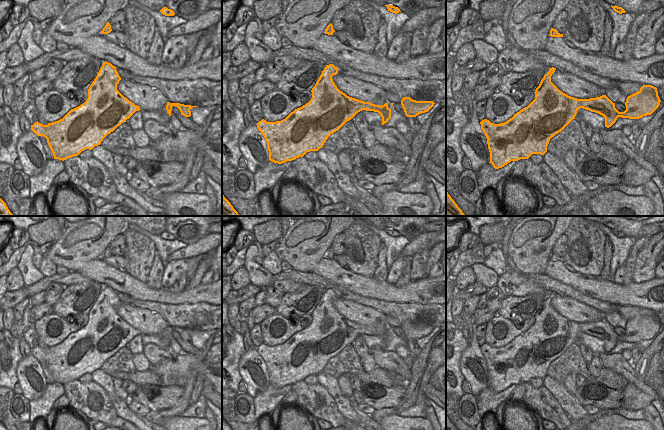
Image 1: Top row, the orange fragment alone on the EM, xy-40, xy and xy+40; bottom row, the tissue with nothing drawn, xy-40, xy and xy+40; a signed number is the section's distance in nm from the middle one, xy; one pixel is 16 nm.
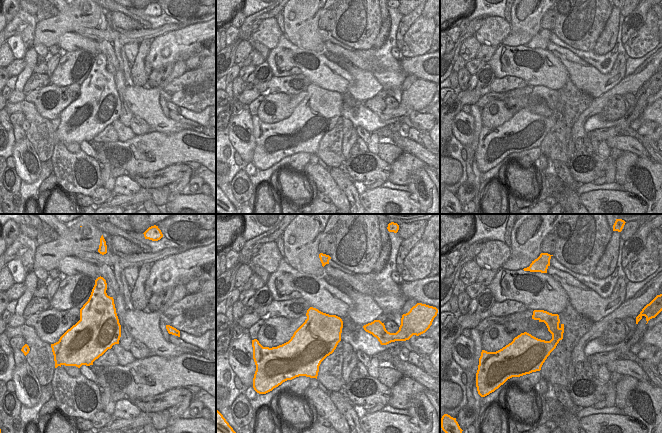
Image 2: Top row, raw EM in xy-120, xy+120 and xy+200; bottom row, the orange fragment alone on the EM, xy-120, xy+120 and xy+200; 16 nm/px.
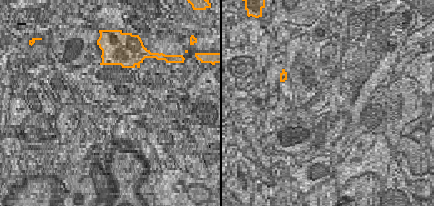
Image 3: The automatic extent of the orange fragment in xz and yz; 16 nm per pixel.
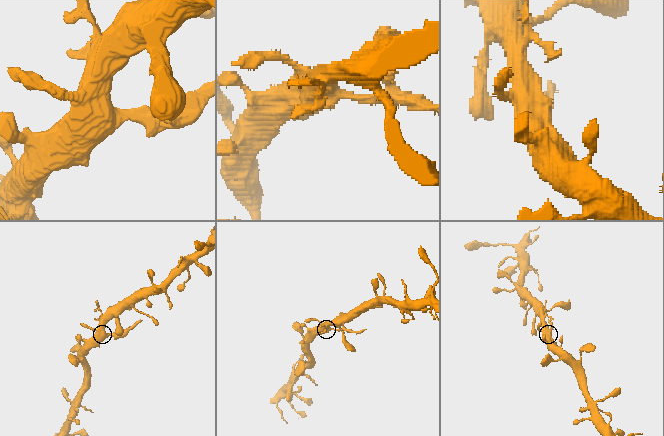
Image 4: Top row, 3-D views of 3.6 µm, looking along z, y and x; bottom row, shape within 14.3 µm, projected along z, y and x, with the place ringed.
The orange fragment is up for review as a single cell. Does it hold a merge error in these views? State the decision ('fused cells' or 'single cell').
fused cells

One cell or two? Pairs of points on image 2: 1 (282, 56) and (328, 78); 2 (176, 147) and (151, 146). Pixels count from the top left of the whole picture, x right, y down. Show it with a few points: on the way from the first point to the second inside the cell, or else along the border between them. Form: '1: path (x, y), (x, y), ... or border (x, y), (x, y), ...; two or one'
1: path (293, 61), (301, 63), (310, 70), (317, 70); one
2: path (170, 147), (157, 147); one

